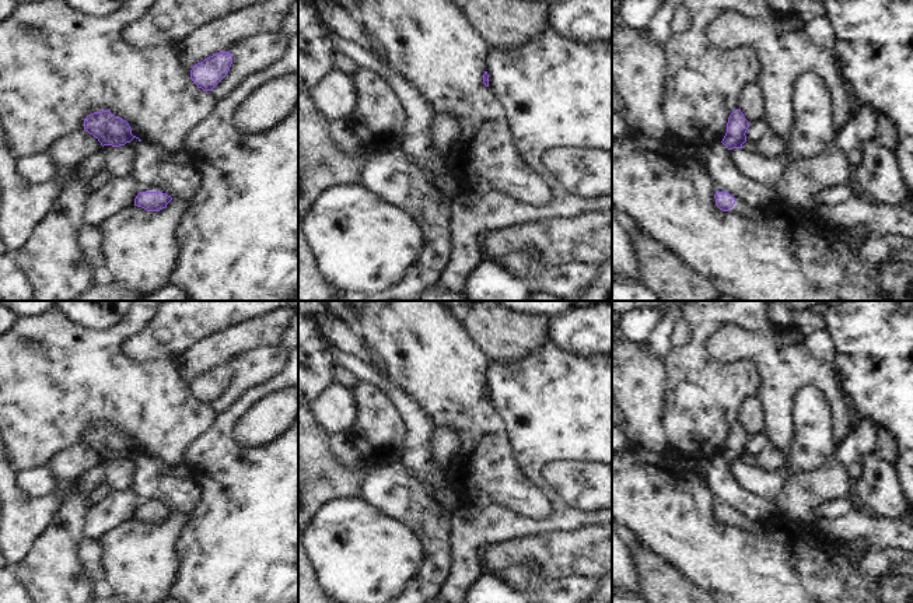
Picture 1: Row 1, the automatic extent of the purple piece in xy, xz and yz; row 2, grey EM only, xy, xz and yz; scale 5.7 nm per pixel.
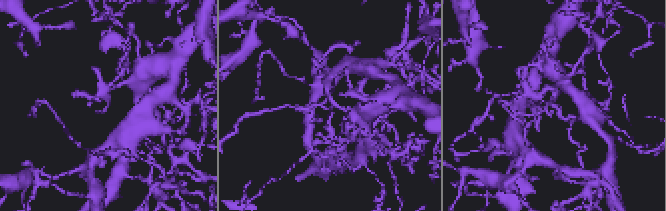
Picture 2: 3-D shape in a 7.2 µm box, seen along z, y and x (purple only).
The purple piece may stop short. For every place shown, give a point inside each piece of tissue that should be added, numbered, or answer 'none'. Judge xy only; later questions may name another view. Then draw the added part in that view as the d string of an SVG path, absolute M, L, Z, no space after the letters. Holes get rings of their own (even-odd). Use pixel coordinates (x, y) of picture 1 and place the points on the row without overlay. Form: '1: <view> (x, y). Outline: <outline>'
none

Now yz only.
1: yz (740, 521). Outline: M737 513L735 518L730 522L731 526L737 526L741 529L746 529L751 532L758 532L759 530L759 523L758 522L751 522L745 516Z

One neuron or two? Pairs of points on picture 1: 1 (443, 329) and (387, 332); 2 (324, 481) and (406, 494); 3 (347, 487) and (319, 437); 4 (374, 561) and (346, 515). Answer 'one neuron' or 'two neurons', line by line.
1: one neuron
2: two neurons
3: one neuron
4: one neuron

